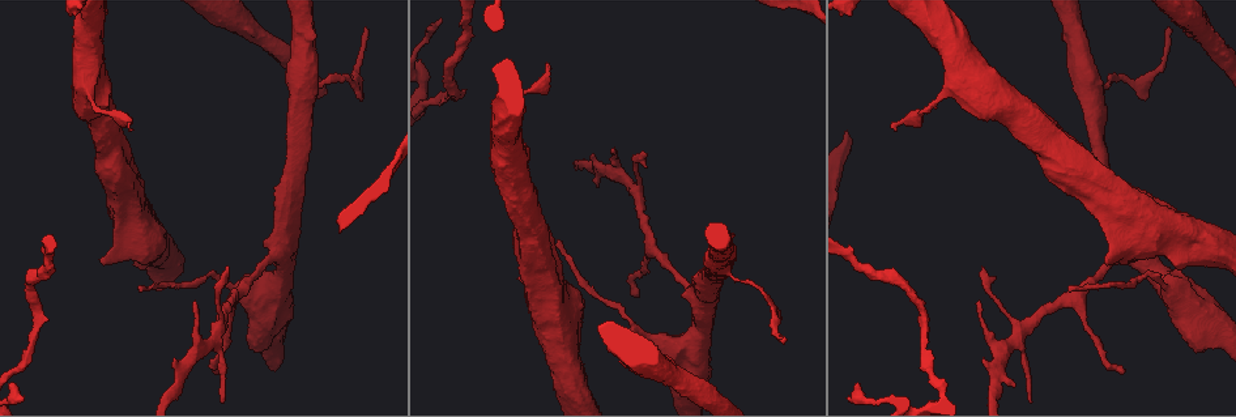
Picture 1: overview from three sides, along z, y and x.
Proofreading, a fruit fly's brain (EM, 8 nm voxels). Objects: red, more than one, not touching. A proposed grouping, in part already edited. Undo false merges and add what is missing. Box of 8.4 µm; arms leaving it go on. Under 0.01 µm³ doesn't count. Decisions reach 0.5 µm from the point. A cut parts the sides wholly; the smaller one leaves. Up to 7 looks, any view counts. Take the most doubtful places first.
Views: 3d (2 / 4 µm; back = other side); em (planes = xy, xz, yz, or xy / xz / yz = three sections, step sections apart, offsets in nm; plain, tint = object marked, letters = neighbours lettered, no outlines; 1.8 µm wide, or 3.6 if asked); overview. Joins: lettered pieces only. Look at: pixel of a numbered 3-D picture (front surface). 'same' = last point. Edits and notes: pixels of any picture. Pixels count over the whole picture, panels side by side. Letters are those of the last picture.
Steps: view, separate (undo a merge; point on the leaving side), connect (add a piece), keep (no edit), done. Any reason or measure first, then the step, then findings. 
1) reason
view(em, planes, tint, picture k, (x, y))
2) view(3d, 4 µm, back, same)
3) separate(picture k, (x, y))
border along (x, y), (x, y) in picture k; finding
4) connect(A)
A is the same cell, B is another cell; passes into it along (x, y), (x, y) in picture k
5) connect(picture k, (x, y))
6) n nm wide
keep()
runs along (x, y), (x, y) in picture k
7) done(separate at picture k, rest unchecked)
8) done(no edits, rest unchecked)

tapers out
view(em, xz, step 4, tint, picture 1, (1168, 28))

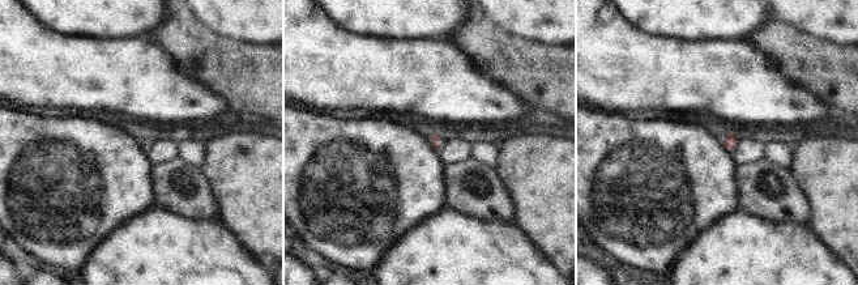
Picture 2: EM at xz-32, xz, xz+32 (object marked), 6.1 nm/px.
another direction
view(em, planes, letters, same)

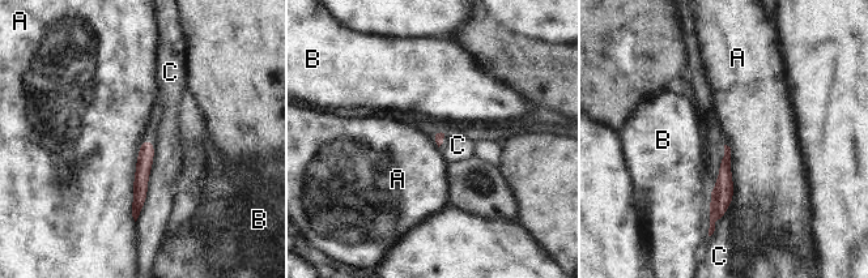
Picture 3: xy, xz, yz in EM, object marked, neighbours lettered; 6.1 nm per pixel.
C touches over 550 nm
keep()
A, B and C are other cells; border along (147, 138), (136, 163), (133, 221) in picture 3; none of them fits

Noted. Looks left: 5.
an open end
view(em, planes, plain, picture 1, (897, 130))

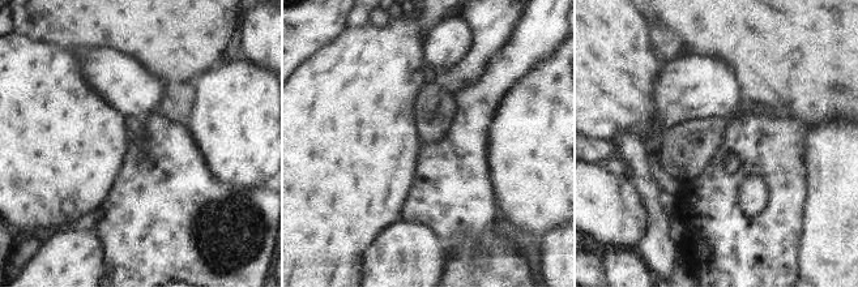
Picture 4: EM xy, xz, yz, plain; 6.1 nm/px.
see the neighbours
view(em, planes, letters, same)

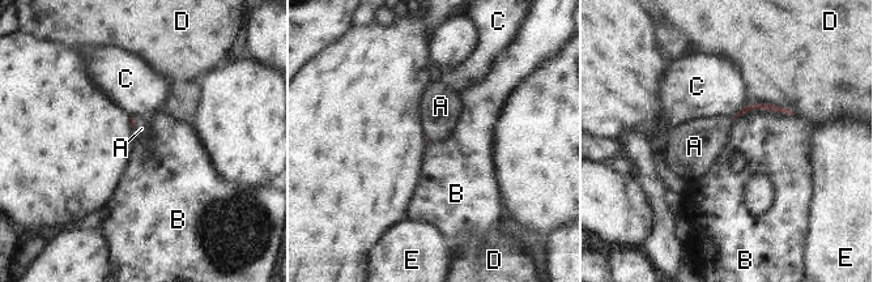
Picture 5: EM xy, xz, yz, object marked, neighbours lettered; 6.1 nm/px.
connect(A)
A is the same cell, B, C, D and E are other cells; passes into it along (765, 106), (733, 118), (701, 141) in picture 5; it goes on there

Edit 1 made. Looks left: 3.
narrows sharply
view(3d, 4 µm, back, picture 1, (216, 333))

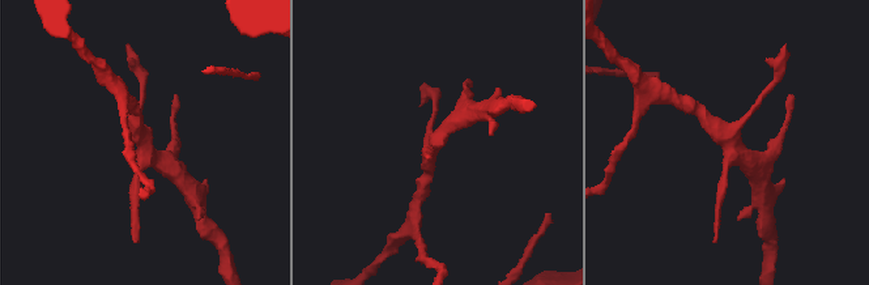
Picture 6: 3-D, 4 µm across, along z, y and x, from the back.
view(em, planes, letters, picture 6, (726, 139))

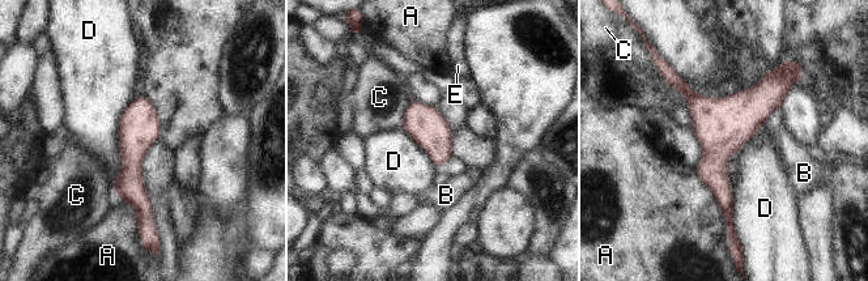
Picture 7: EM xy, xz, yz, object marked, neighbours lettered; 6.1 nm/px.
D touches over 600 nm
keep()
A, B, C, D and E are other cells; one neuron here

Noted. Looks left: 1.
done(connect at picture 5, rest unchecked)

